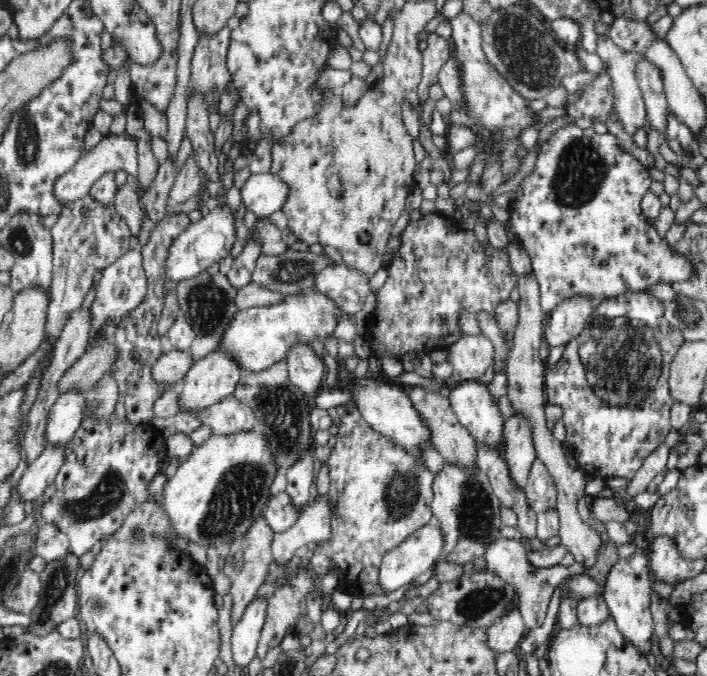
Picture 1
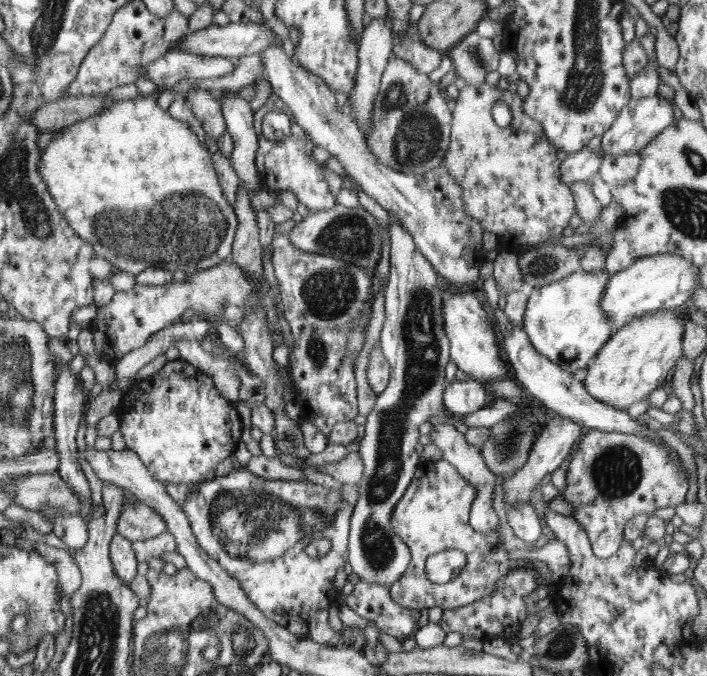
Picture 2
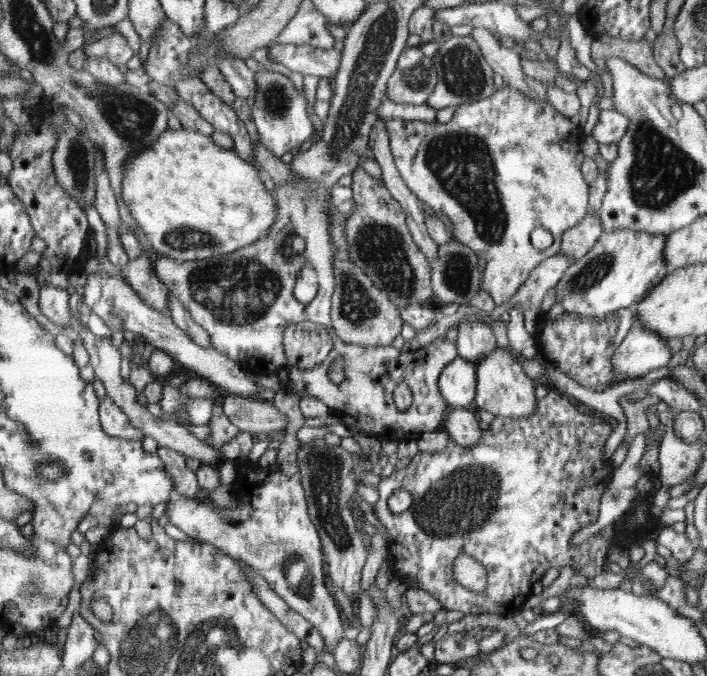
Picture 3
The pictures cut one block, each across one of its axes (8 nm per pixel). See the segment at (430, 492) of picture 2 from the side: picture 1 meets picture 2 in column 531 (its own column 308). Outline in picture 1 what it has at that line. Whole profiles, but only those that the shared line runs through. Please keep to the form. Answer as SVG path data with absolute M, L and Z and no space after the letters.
M348 401L343 406L336 407L336 412L340 417L340 426L338 427L338 434L336 434L336 442L334 442L334 448L329 454L327 464L329 466L329 477L330 477L330 486L329 494L327 495L330 498L330 508L332 511L331 516L331 535L327 538L327 541L320 541L317 543L314 556L312 556L307 570L316 575L318 582L328 574L328 571L335 570L339 576L339 586L344 590L349 590L351 594L361 595L360 586L364 584L380 584L380 576L378 576L379 569L381 568L382 560L385 559L385 555L388 552L391 552L393 548L396 548L399 544L402 544L406 538L411 534L414 534L421 526L428 525L433 520L433 508L431 507L431 502L433 499L433 482L434 482L434 473L432 473L428 467L420 460L416 462L414 456L406 452L406 449L402 445L396 444L393 440L390 440L389 437L378 433L376 430L373 430L363 419L362 415L358 411L358 408L355 407L354 403Z

